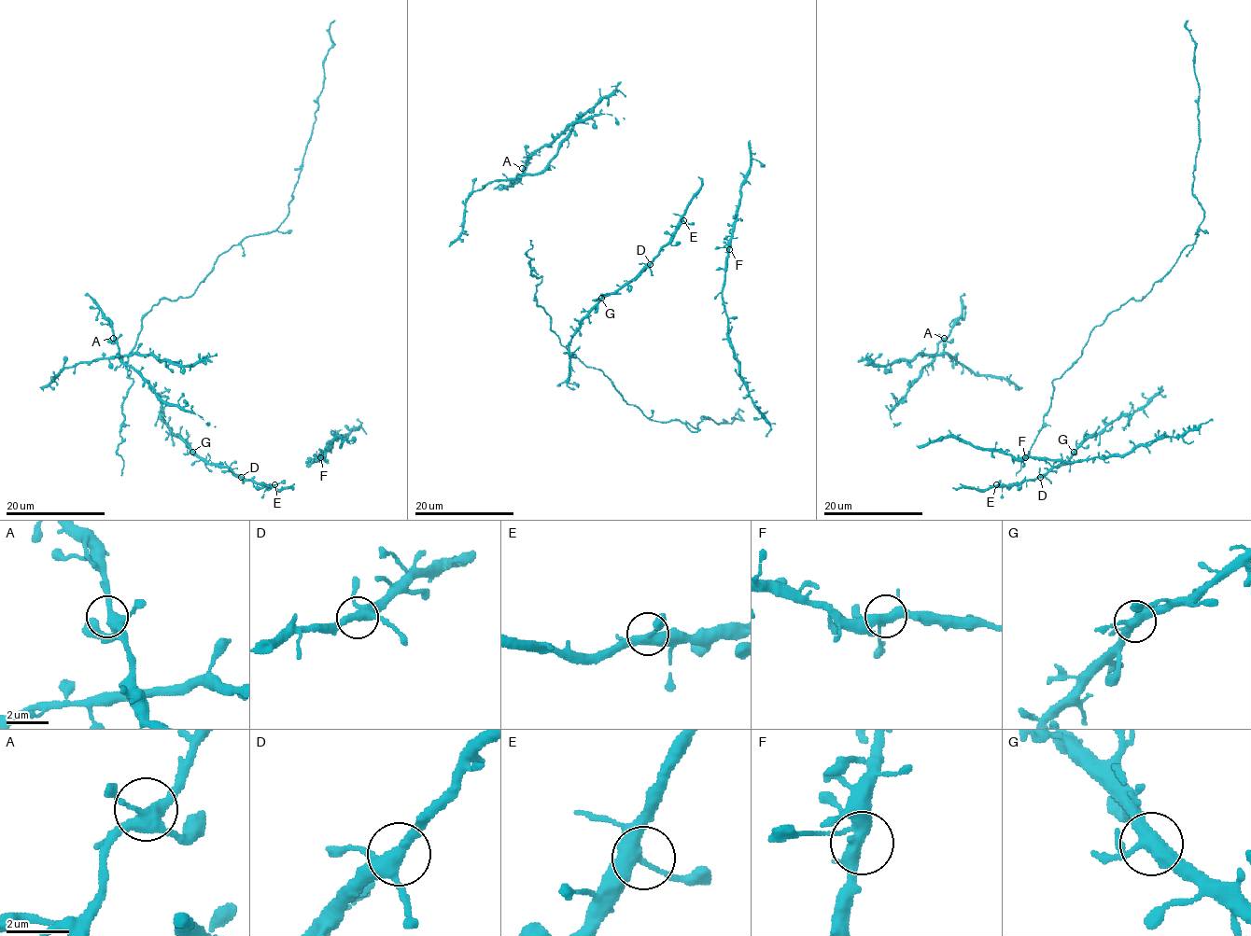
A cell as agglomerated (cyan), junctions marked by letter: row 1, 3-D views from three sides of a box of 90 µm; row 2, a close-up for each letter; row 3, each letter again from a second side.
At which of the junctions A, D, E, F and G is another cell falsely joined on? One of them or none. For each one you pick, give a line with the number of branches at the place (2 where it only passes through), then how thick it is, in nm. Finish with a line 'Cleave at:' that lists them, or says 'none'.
Cleave at: none

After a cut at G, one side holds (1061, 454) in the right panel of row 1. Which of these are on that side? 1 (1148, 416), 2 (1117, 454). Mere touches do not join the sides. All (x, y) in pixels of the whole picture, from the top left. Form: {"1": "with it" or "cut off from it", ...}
{"1": "cut off from it", "2": "with it"}

